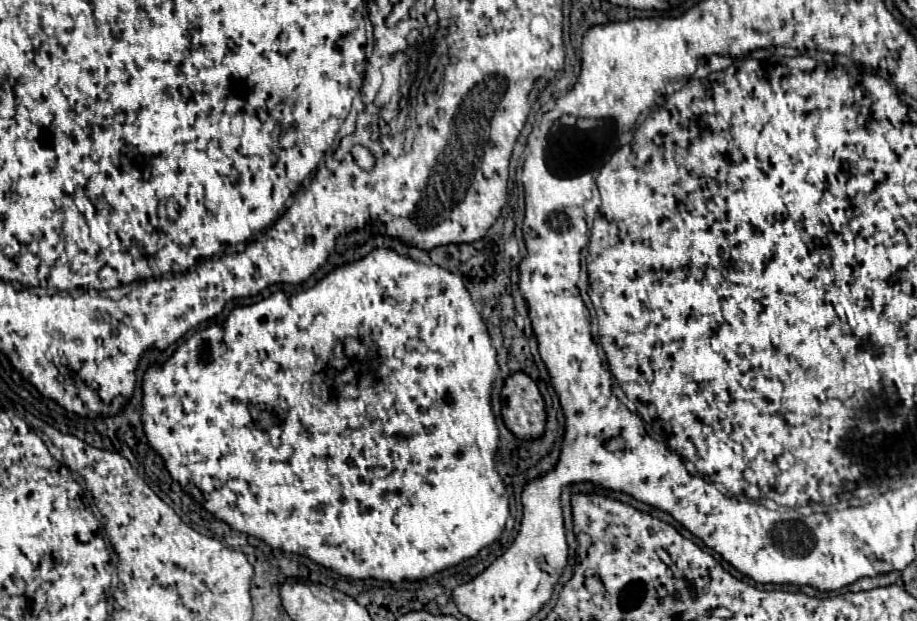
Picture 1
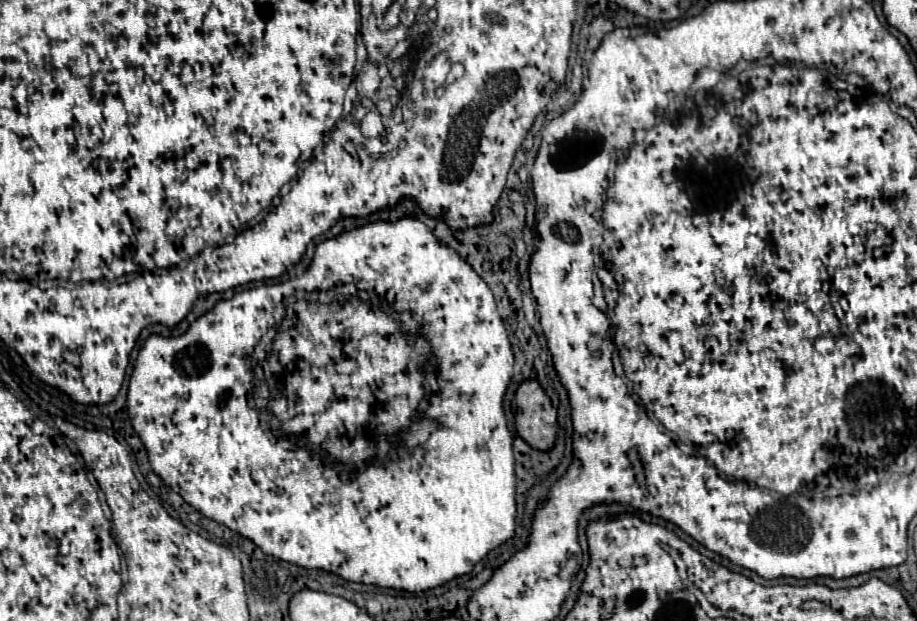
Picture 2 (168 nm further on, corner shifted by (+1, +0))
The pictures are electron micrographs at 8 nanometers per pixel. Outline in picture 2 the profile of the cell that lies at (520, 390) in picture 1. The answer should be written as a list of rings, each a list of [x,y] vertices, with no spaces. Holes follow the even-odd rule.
[[[526,379],[514,395],[516,401],[516,431],[534,449],[548,451],[556,441],[556,409],[538,381]]]

